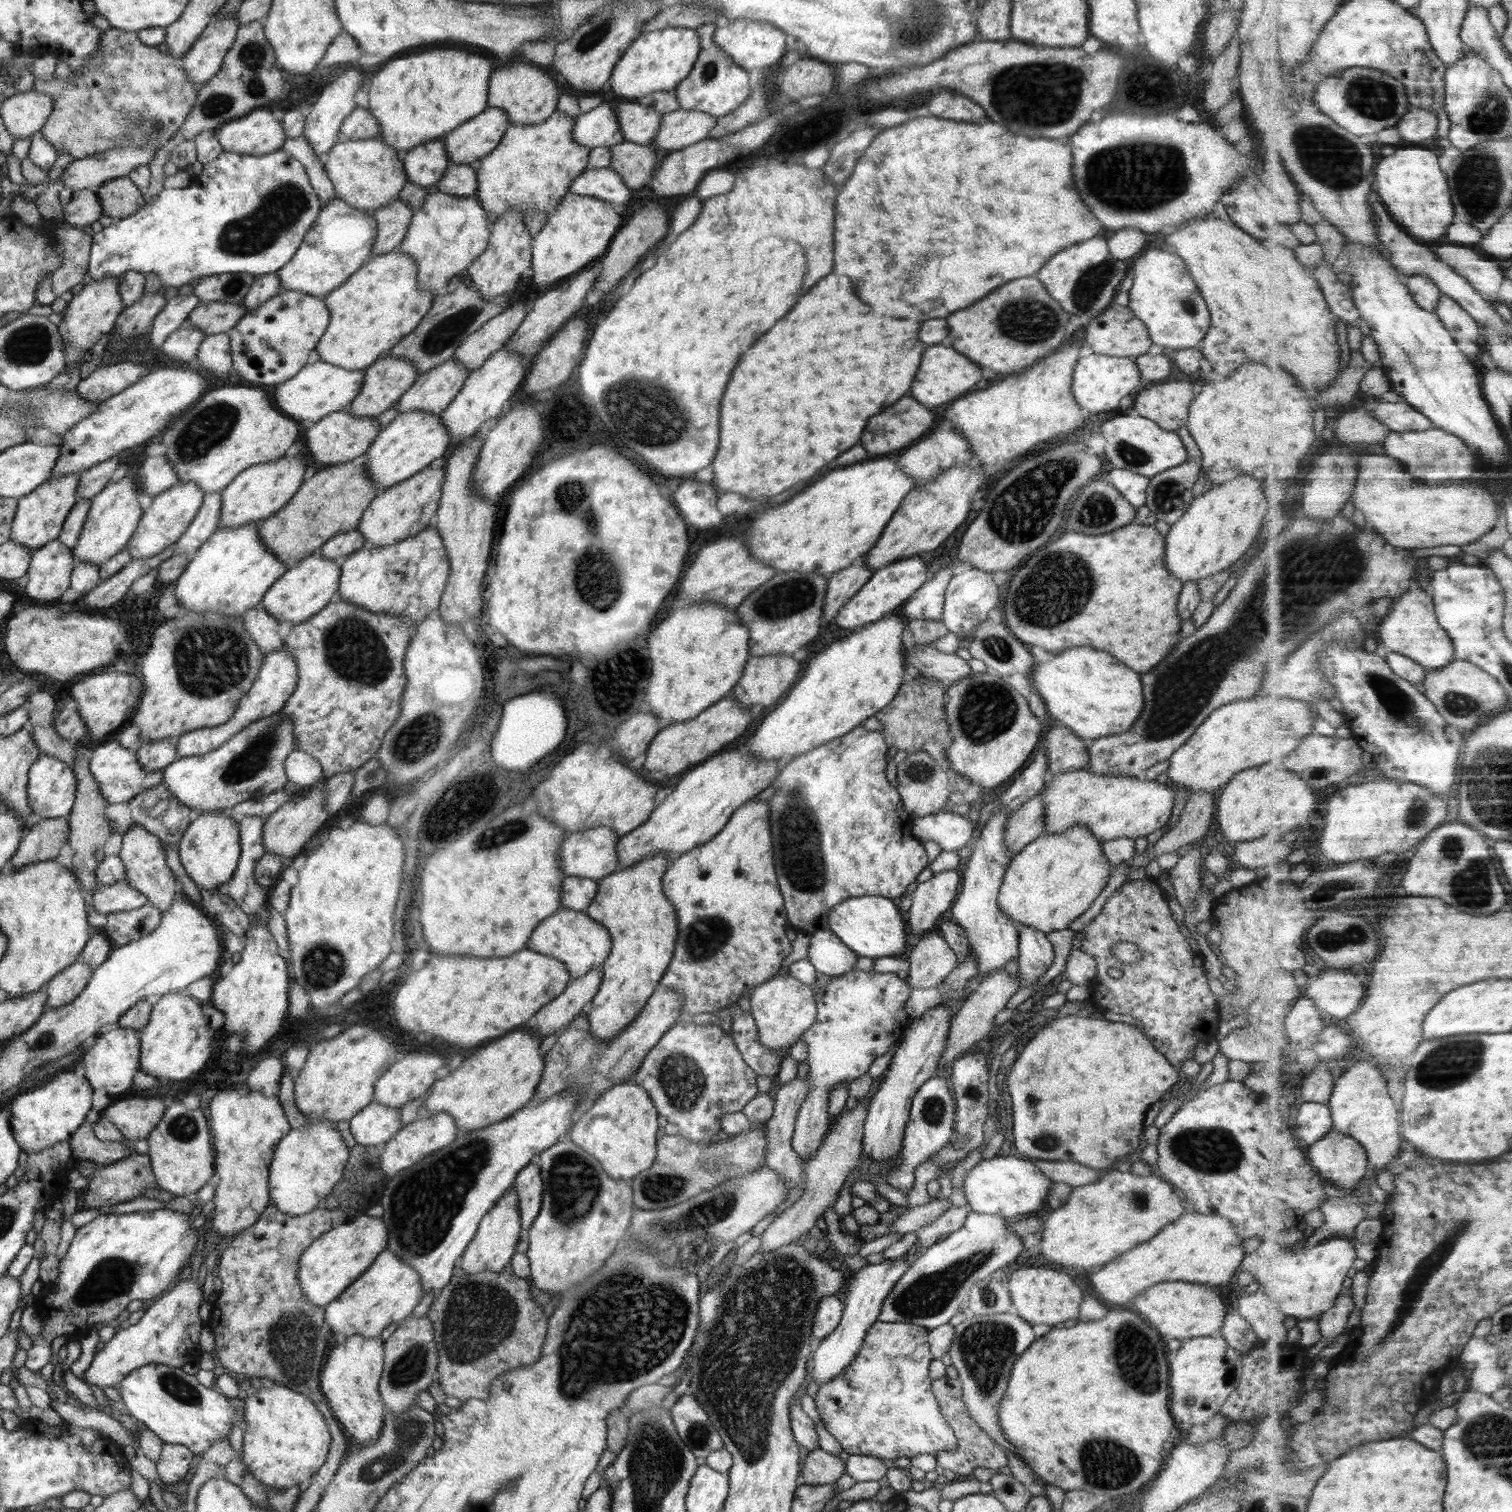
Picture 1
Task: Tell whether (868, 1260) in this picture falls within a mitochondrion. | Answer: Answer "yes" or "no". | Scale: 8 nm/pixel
no

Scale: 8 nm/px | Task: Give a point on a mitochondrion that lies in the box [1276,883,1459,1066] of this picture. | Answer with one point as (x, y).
(1354, 935)

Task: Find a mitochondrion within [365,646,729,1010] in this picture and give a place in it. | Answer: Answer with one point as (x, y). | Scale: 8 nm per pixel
(417, 742)

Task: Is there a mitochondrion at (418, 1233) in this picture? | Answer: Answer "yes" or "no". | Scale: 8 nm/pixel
yes

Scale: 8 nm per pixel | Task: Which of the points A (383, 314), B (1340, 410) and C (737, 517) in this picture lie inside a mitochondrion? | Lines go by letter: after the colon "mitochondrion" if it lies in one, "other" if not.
A: other
B: other
C: other

